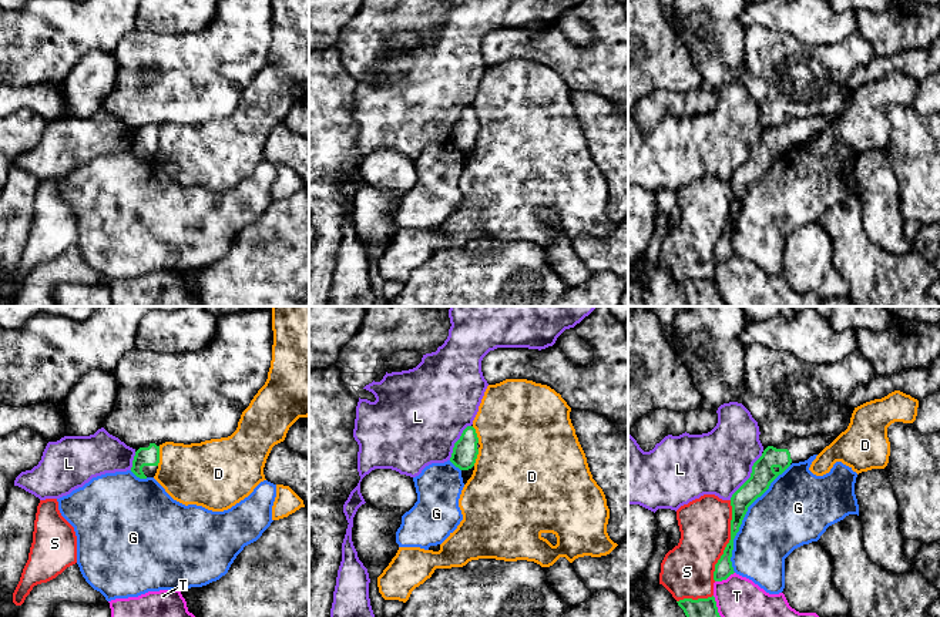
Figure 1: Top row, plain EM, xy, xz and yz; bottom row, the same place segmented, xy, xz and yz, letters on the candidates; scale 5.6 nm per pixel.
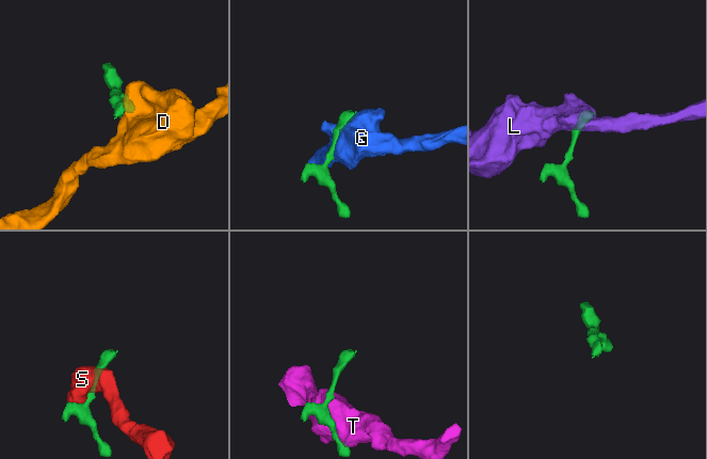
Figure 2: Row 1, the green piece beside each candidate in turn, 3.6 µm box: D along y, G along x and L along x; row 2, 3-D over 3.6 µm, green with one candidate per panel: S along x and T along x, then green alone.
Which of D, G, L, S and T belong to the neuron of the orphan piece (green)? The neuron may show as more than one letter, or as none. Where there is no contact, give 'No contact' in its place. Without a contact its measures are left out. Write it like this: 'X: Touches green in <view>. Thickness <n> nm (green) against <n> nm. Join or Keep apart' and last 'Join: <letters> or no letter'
D: Touches green in xy. Thickness 110 nm (green) against 340 nm. Keep apart
G: Touches green in yz. Thickness 130 nm (green) against 380 nm. Keep apart
L: Touches green in yz. Thickness 130 nm (green) against 360 nm. Keep apart
S: Touches green in yz. Thickness 110 nm (green) against 280 nm. Keep apart
T: Touches green in yz. Thickness 100 nm (green) against 240 nm. Keep apart
Join: no letter

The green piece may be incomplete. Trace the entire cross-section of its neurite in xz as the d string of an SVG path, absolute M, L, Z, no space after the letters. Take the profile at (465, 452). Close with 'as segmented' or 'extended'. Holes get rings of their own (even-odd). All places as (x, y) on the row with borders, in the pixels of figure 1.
M467 426L460 439L454 443L450 462L461 470L463 483L471 477L474 470L474 463L479 455L479 437L476 429Z; extended

